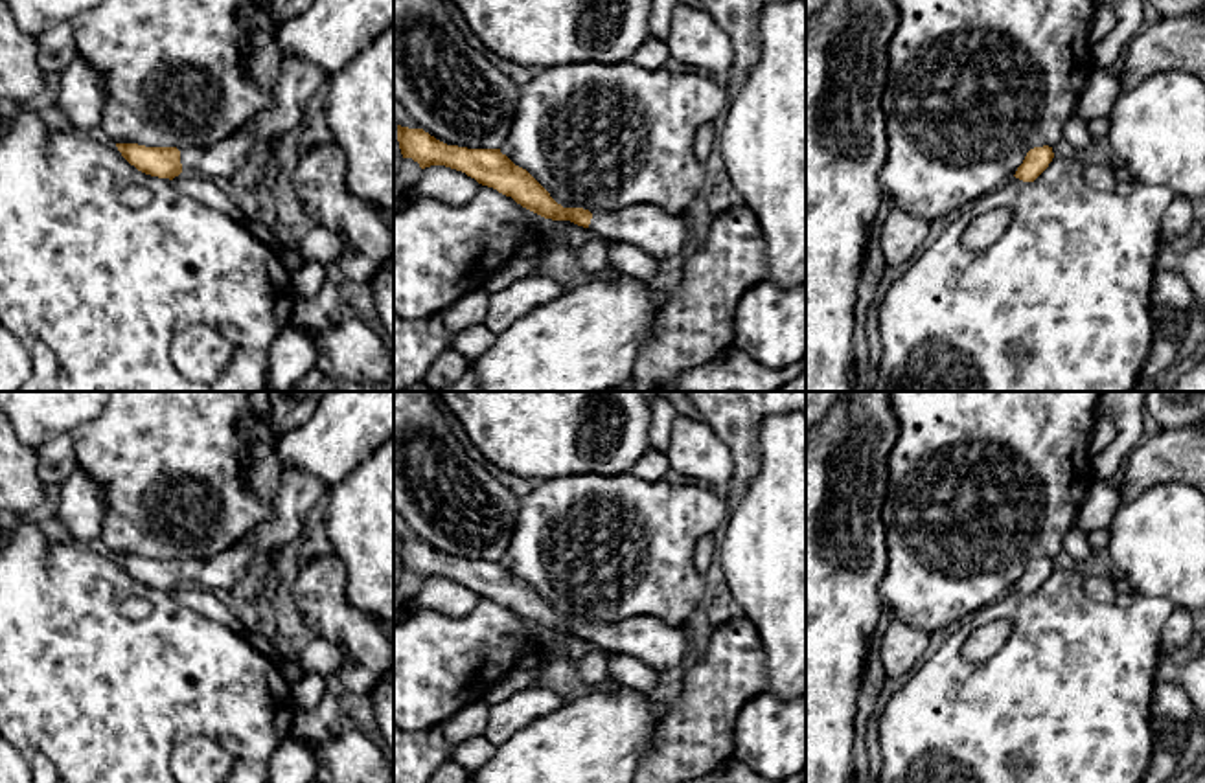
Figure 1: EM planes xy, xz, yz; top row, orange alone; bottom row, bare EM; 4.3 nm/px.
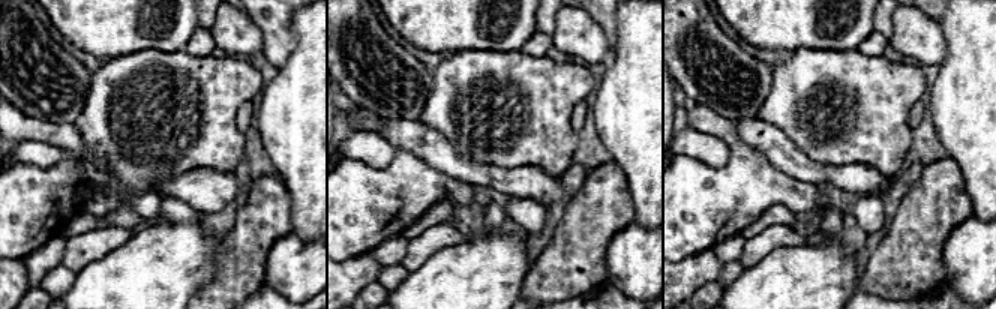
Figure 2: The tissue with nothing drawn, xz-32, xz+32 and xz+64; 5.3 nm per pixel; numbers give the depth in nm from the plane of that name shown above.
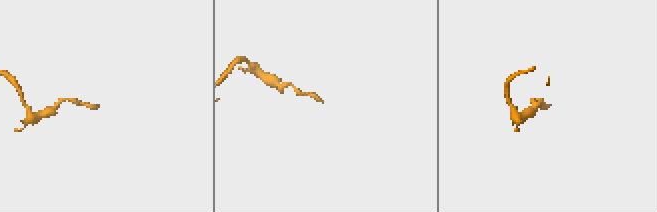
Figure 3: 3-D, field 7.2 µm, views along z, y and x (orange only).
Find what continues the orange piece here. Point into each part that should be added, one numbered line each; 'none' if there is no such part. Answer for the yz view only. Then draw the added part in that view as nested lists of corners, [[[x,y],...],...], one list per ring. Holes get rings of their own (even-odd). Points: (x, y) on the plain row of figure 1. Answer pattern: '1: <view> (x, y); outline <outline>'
none

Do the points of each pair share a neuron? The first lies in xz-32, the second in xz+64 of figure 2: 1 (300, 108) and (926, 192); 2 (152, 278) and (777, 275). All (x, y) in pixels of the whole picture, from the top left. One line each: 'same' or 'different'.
1: different
2: same

